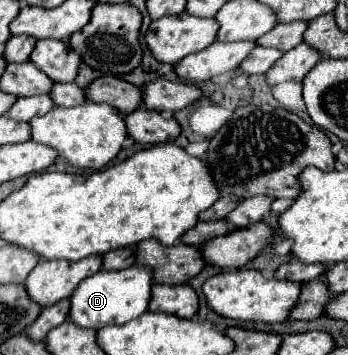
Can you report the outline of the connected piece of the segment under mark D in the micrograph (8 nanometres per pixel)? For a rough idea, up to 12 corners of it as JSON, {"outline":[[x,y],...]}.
{"outline":[[145,266],[85,278],[69,320],[79,328],[127,324],[147,312]]}

